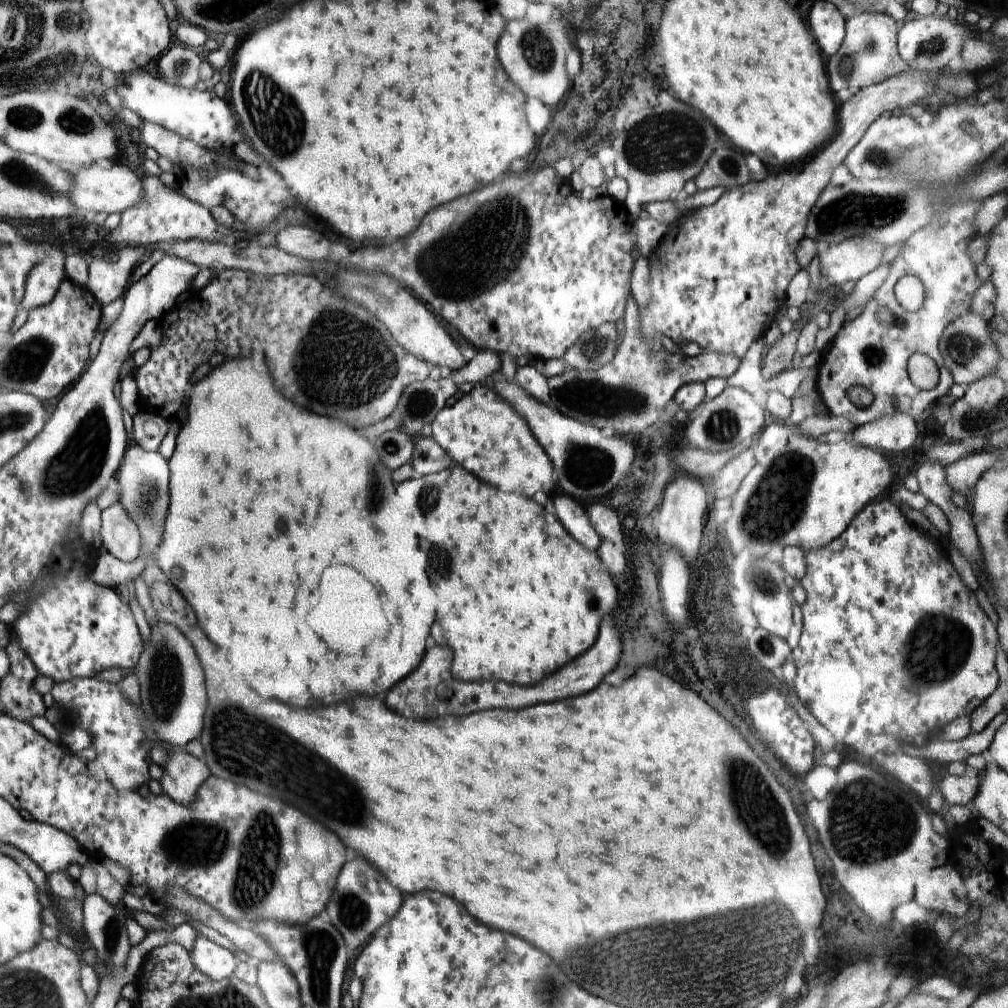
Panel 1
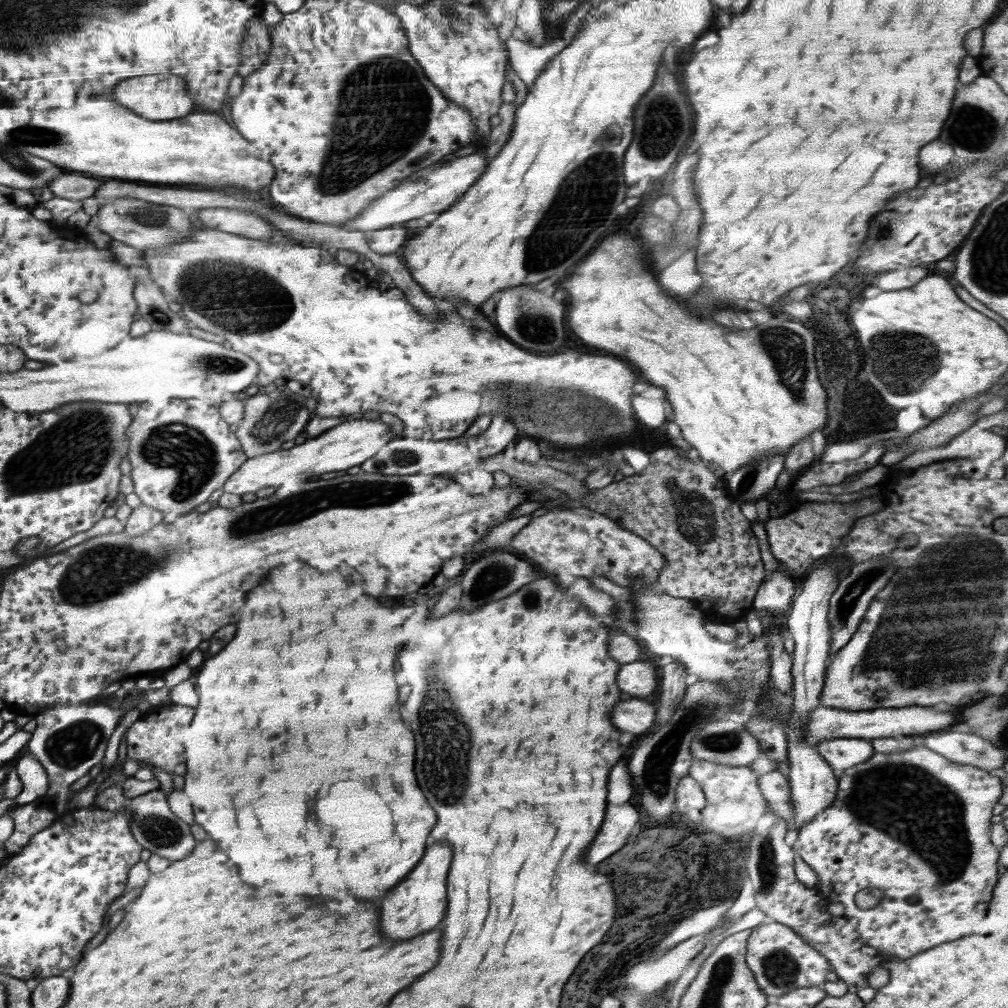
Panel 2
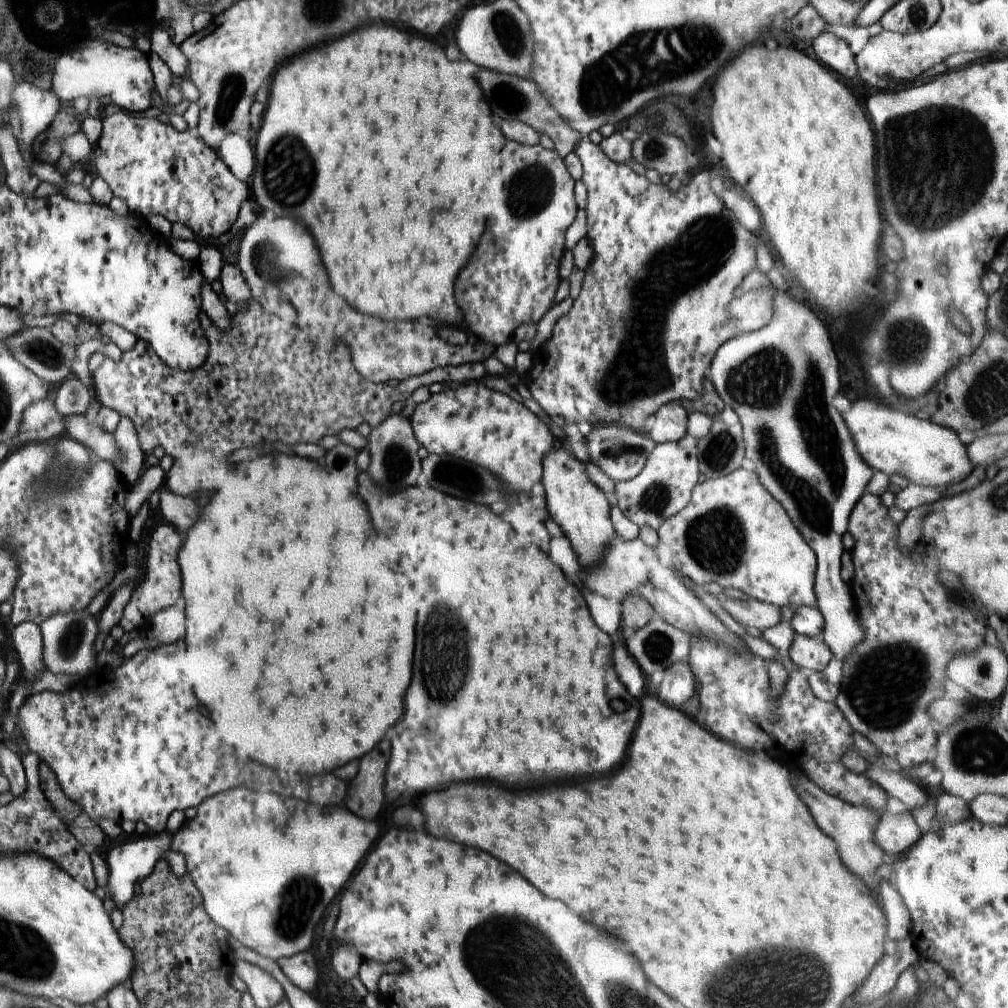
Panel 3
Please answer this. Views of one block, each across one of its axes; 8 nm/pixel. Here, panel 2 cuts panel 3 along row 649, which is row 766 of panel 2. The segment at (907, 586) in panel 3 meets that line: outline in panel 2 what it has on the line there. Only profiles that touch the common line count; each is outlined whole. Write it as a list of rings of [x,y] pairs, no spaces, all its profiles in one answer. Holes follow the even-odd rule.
[[[924,746],[906,750],[906,752],[894,752],[894,754],[876,752],[868,762],[862,762],[858,766],[852,766],[852,768],[837,773],[835,800],[798,830],[790,839],[793,842],[792,848],[798,851],[798,856],[818,875],[816,888],[826,903],[840,902],[842,906],[845,906],[843,917],[848,923],[840,926],[838,930],[844,928],[842,934],[846,934],[848,944],[856,944],[856,940],[850,940],[850,938],[860,938],[862,946],[874,948],[878,952],[878,956],[884,959],[907,960],[932,946],[938,946],[938,944],[944,944],[950,940],[958,940],[964,934],[972,934],[972,930],[976,930],[978,922],[984,918],[986,906],[990,904],[990,899],[994,898],[994,890],[998,886],[996,882],[1000,876],[999,848],[992,844],[988,836],[988,828],[992,826],[991,818],[994,816],[992,808],[999,801],[1003,790],[1004,780],[1002,778],[991,776],[987,770],[982,768],[950,762],[950,759],[942,754],[924,748]]]

